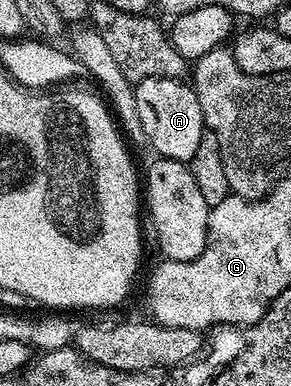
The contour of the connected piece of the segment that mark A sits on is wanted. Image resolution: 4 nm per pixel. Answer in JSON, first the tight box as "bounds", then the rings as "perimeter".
{"bounds":[134,78,206,160],"perimeter":[[[146,78],[135,85],[134,91],[138,122],[142,122],[145,141],[149,145],[152,143],[155,155],[166,160],[192,160],[194,150],[198,150],[198,142],[202,142],[202,134],[206,129],[202,106],[191,83],[183,79]]]}

